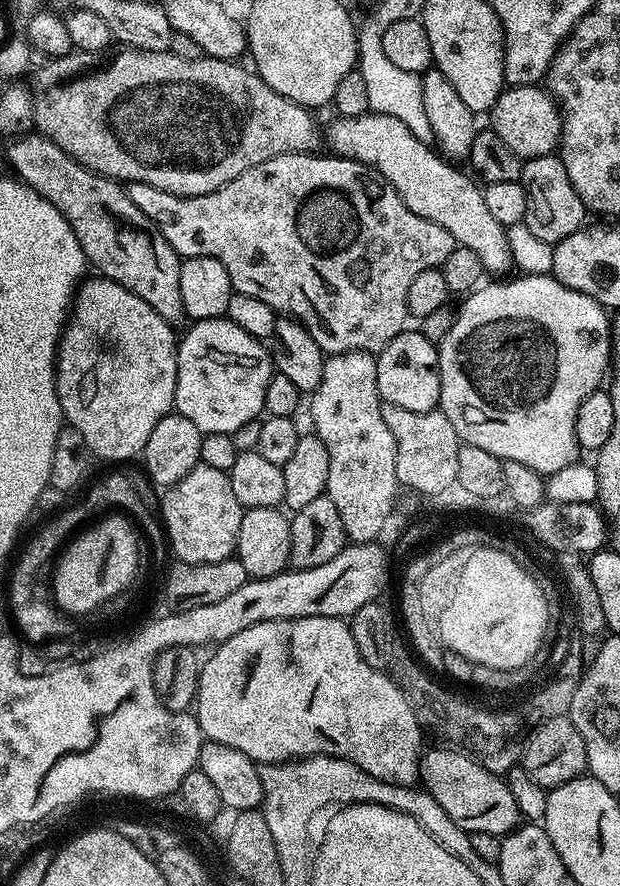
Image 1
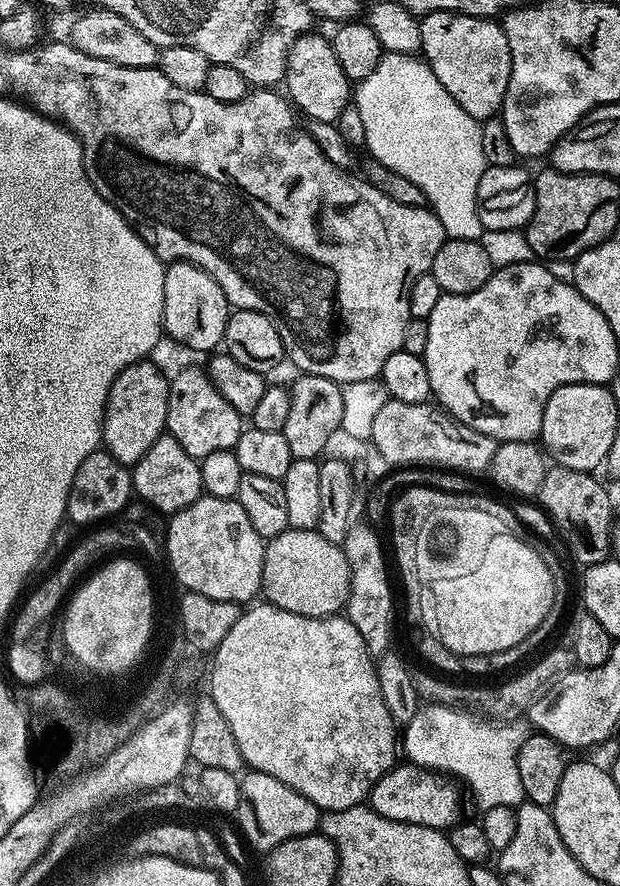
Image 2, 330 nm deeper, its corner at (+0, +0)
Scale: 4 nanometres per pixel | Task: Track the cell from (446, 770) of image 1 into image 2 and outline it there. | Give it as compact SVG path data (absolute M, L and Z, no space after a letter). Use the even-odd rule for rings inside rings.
M400 762L374 785L370 806L382 814L382 818L390 818L394 822L451 830L462 820L459 787L461 785L451 775L442 771L429 770L411 762Z

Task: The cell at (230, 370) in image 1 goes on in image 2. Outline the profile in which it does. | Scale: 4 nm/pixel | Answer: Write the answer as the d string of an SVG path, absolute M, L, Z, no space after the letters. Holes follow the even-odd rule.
M203 367L184 368L175 377L171 377L168 386L168 422L167 435L172 436L197 462L206 458L206 454L214 454L214 450L235 449L241 432L246 427L245 421L226 402L216 389L211 377Z

